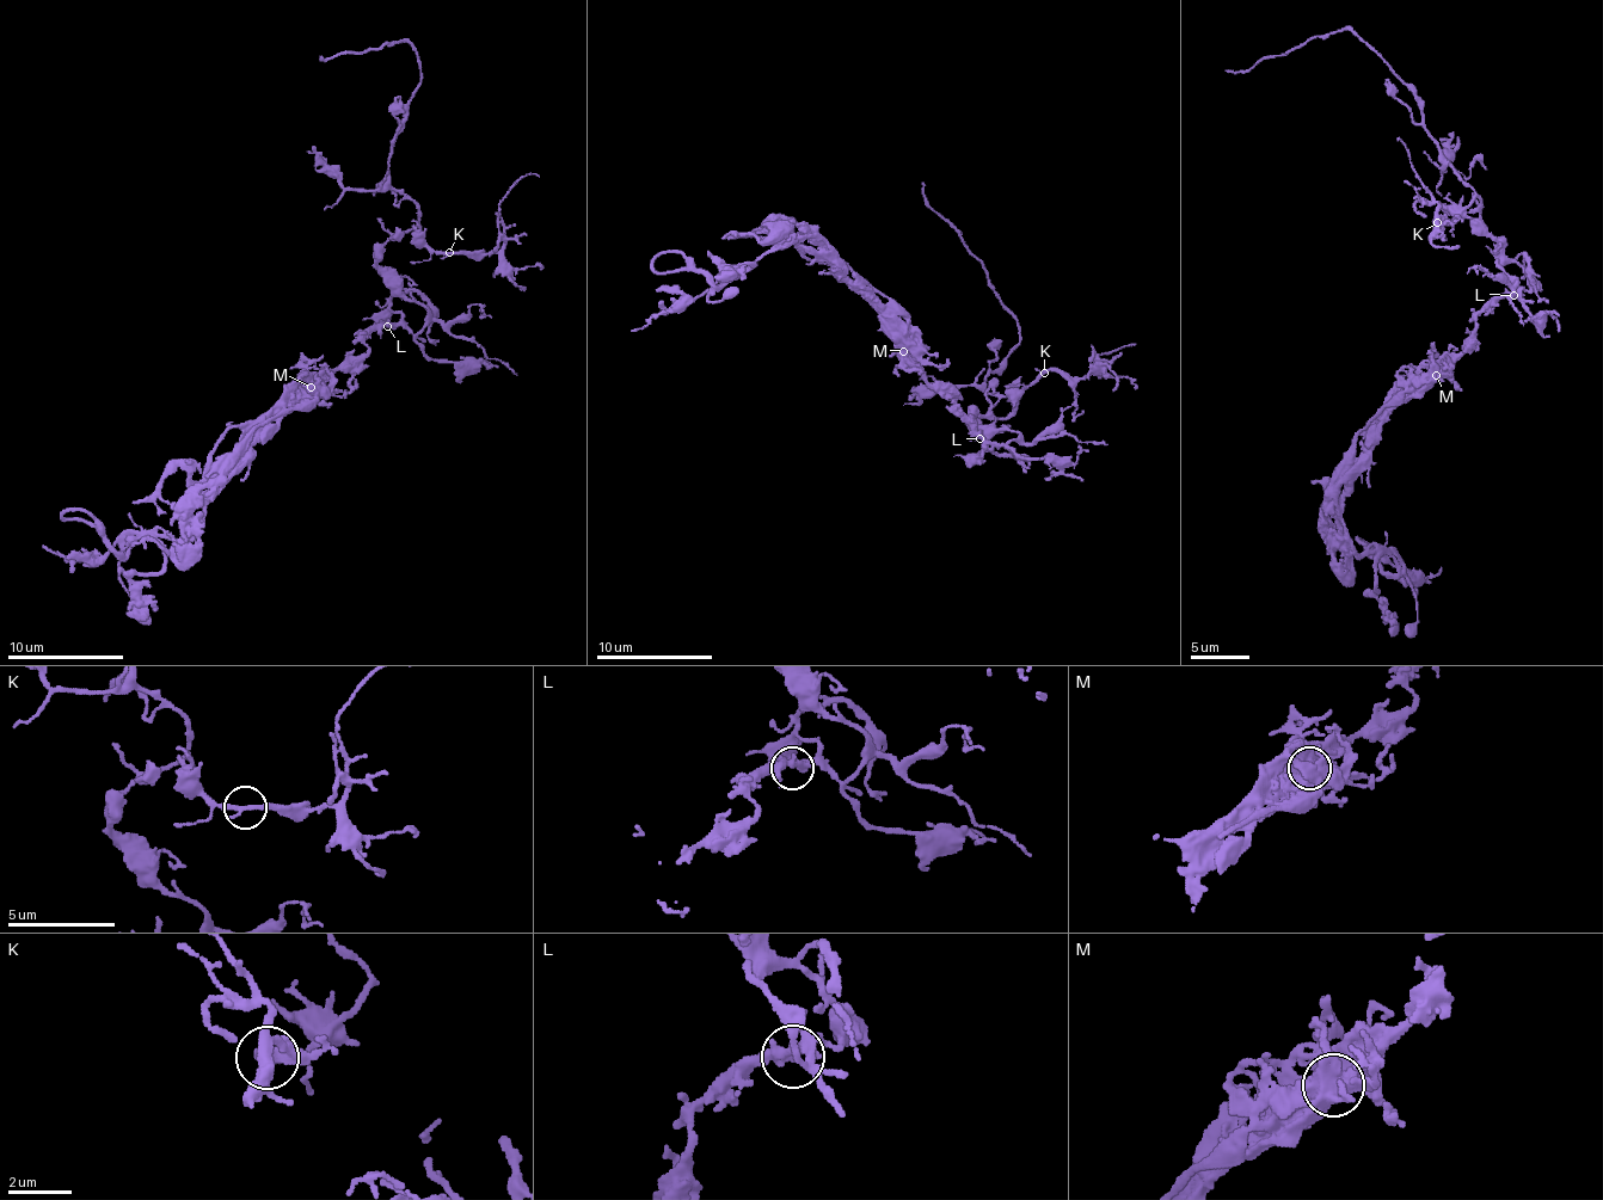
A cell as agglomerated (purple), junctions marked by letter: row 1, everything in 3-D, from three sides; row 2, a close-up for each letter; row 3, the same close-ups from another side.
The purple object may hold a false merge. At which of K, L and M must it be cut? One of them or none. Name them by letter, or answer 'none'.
none

